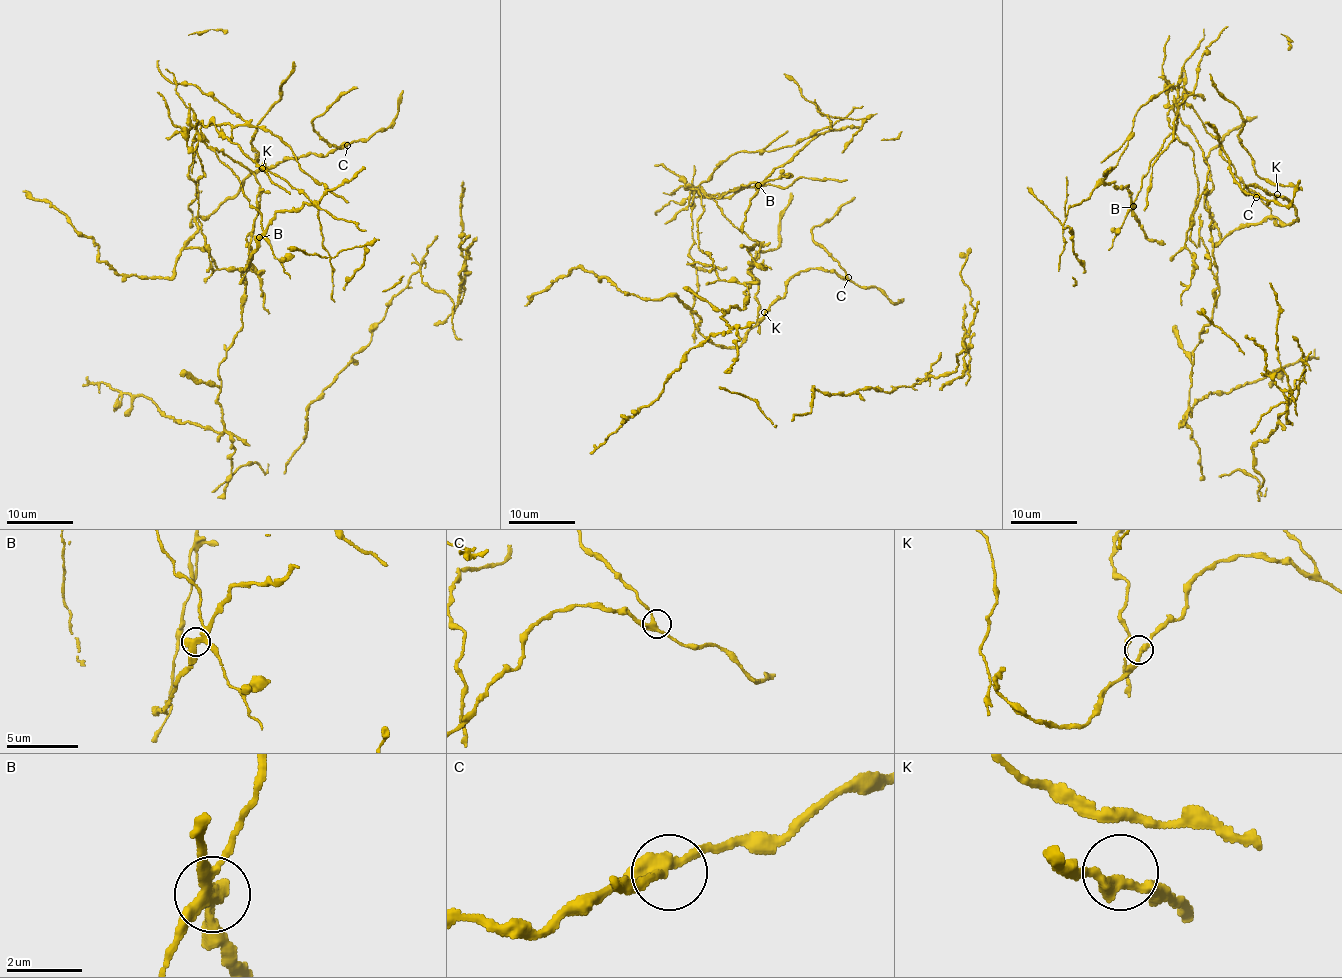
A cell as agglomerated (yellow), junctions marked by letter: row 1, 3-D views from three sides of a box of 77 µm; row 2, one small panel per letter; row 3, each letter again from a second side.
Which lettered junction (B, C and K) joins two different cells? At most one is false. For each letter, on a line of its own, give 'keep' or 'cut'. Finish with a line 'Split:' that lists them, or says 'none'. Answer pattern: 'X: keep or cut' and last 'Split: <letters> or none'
B: cut
C: keep
K: keep
Split: B

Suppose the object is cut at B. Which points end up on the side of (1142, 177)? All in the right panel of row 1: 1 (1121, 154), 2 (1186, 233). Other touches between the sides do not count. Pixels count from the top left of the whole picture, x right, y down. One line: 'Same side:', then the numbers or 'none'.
Same side: 1, 2

